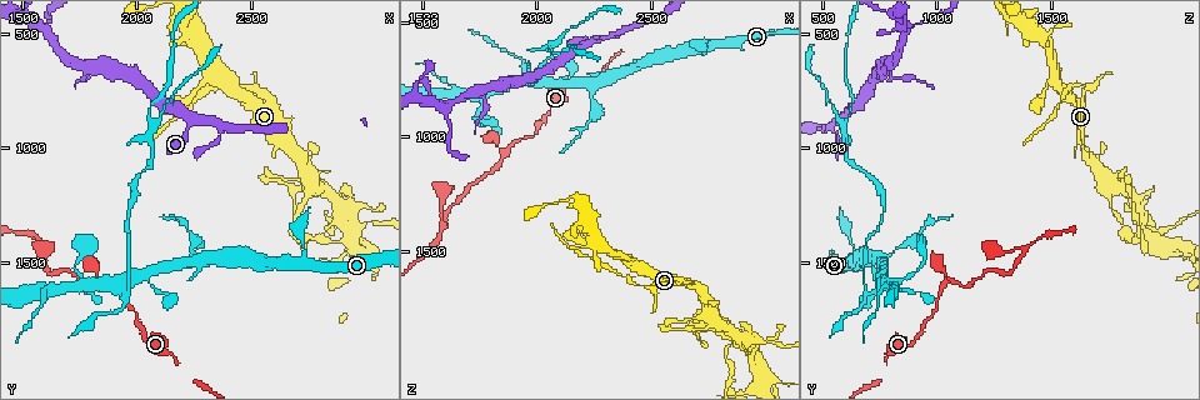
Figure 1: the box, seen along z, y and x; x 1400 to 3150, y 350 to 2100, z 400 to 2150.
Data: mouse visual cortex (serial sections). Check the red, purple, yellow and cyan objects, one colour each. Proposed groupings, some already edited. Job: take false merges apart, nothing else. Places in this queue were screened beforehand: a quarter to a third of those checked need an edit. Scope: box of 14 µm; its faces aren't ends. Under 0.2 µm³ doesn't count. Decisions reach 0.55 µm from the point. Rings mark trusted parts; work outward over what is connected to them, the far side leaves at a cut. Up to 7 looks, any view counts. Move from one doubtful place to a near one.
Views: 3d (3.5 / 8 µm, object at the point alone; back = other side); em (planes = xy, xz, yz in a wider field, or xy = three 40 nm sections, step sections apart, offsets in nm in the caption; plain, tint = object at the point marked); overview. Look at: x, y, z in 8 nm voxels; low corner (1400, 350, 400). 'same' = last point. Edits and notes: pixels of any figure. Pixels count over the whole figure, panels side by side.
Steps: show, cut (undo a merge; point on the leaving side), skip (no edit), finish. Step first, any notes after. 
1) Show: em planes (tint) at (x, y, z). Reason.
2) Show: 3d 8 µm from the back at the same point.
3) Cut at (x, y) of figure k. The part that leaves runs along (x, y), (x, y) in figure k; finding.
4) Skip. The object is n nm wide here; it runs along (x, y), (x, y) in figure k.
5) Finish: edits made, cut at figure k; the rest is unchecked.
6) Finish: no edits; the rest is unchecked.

Show: 3d 3.5 µm from the back at (1590, 480, 870). Three-way junction.

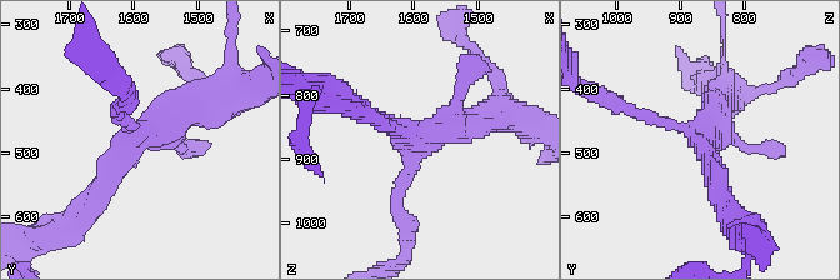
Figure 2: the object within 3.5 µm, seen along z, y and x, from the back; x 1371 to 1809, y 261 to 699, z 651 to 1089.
Show: em planes (tint) at (1590, 485, 865). Need the tissue.

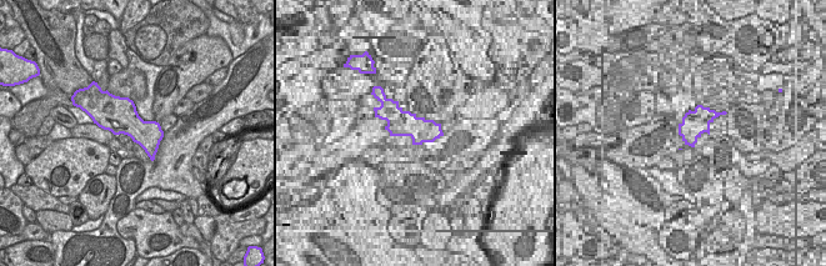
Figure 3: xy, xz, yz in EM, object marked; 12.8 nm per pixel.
Skip. It runs along (90, 208), (151, 128), (205, 100) in figure 2; continuous, no second cell.

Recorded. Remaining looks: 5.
Show: 3d 8 µm at (1840, 1590, 1110). A narrow waist.

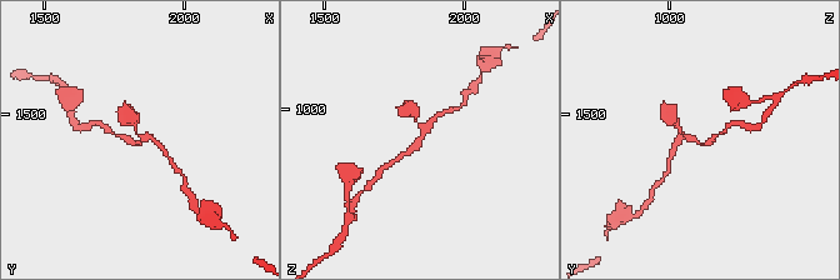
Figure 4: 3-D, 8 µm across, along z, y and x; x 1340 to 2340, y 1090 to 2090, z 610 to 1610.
Show: 3d 3.5 µm at (1840, 1600, 1110).

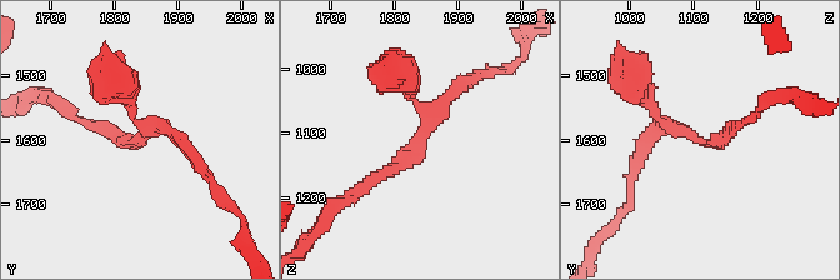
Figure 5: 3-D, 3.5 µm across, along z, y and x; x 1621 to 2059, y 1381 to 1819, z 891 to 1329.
Show: em xy step 3 (tint) at (1845, 1600, 1120). Now the EM.

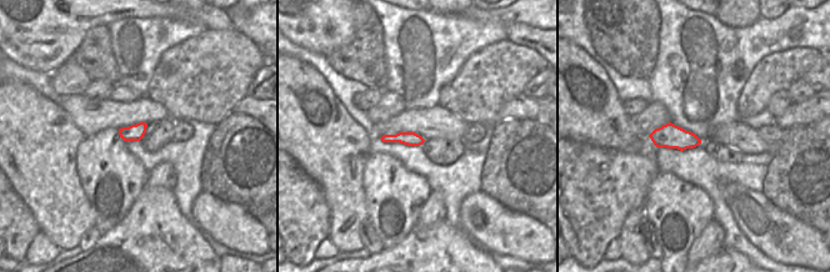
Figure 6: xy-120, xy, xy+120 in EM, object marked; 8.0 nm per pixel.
Skip. It runs along (463, 86), (413, 158), (359, 189) in figure 5; all the same cell.

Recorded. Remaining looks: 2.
Show: 3d 3.5 µm at (1610, 1460, 1370). Abrupt turn.

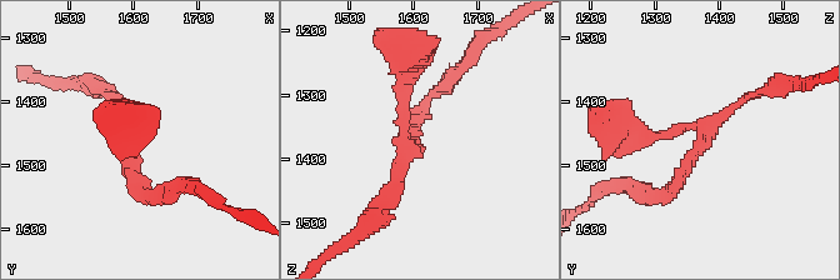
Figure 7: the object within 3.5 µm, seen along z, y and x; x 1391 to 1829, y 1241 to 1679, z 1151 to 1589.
Show: em xy step 5 (tint) at (1600, 1470, 1370). Shape alone is not enough.

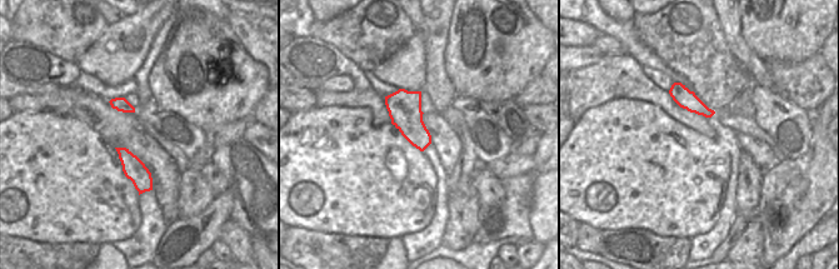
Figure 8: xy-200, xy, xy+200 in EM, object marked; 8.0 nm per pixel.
Skip. It runs along (160, 195), (141, 195), (123, 138) in figure 7; one cell here.

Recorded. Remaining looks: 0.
Finish: no edits; the rest is unchecked.

